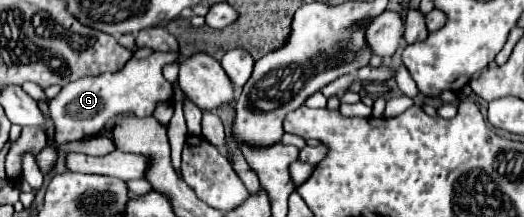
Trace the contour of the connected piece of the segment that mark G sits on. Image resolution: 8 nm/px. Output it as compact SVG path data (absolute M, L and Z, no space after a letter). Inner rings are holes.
M156 51L148 59L130 59L122 71L118 73L104 73L102 77L82 77L78 81L72 81L62 87L62 91L50 99L50 119L54 123L54 145L50 145L50 153L46 157L46 149L36 155L40 169L46 173L46 169L58 159L58 145L64 145L68 141L78 141L96 135L102 131L102 127L120 115L136 115L136 117L148 117L154 111L154 105L158 101L170 101L172 99L172 85L162 77L162 67L166 63L172 63L178 53L160 53Z

